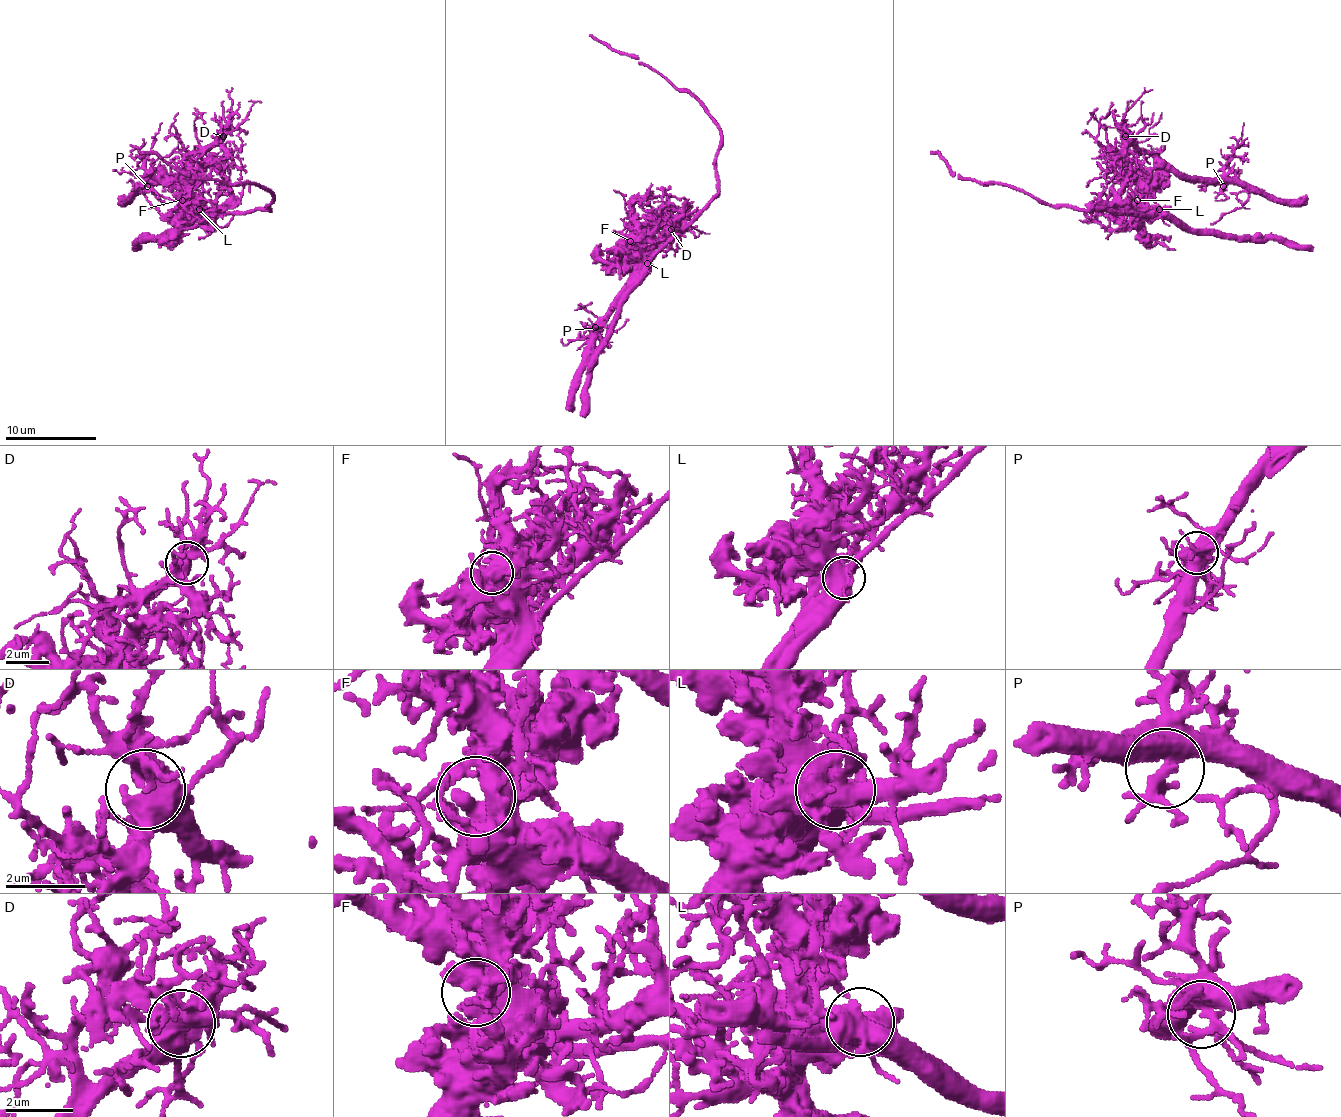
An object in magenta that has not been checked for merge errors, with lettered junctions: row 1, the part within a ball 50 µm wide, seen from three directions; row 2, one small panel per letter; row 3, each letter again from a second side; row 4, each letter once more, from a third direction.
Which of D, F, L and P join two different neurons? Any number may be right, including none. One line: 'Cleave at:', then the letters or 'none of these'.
Cleave at: L

